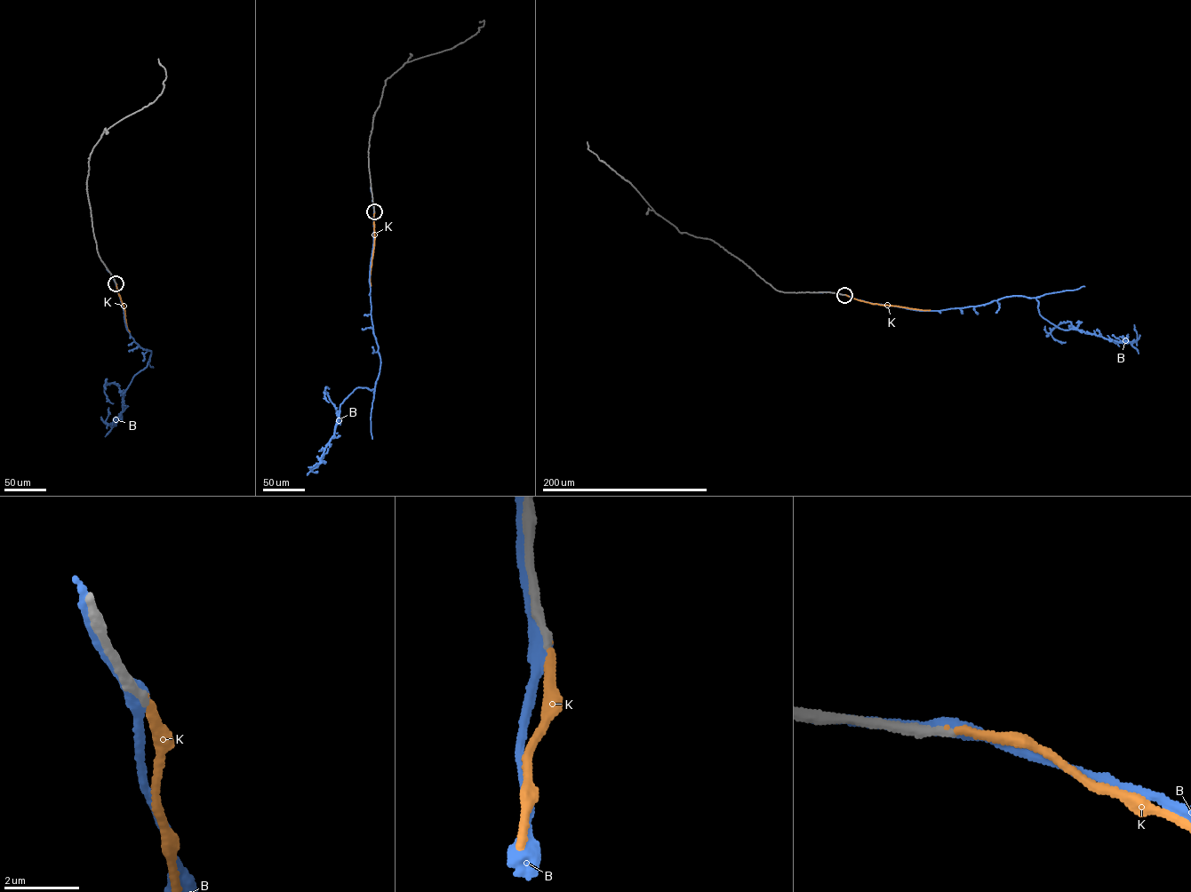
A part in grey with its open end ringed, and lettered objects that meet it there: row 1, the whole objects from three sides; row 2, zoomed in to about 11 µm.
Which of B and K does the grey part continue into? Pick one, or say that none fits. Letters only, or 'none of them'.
K

